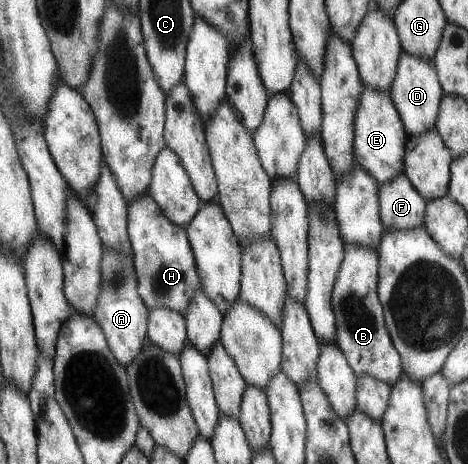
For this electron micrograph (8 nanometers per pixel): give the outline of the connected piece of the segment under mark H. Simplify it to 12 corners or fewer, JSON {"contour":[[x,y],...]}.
{"contour":[[148,193],[126,204],[147,309],[183,316],[200,287],[184,227]]}

